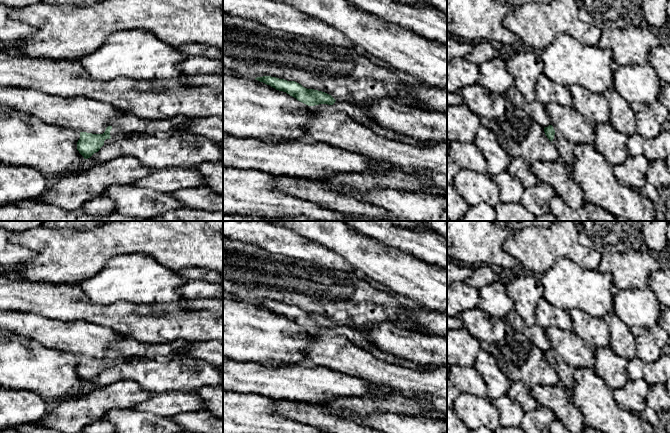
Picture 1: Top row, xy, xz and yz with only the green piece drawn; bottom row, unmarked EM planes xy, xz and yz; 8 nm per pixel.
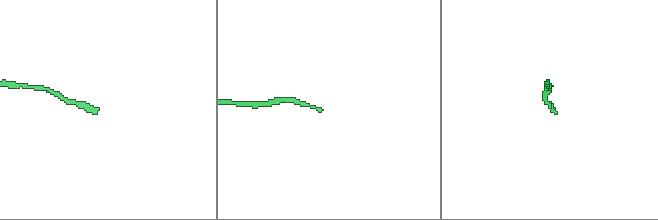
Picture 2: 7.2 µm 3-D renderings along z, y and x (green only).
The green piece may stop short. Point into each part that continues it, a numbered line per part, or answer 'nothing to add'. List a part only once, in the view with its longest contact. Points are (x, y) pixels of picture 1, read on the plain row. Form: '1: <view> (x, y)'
1: xy (116, 357)

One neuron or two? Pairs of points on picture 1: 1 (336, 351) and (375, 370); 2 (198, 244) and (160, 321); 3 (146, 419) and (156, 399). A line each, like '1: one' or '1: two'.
1: one
2: two
3: two

